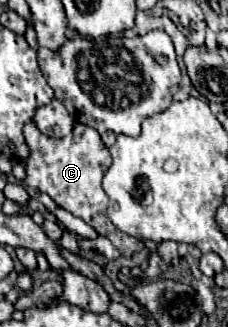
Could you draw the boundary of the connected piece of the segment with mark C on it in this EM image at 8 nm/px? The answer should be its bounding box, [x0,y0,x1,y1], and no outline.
[24,120,144,256]

